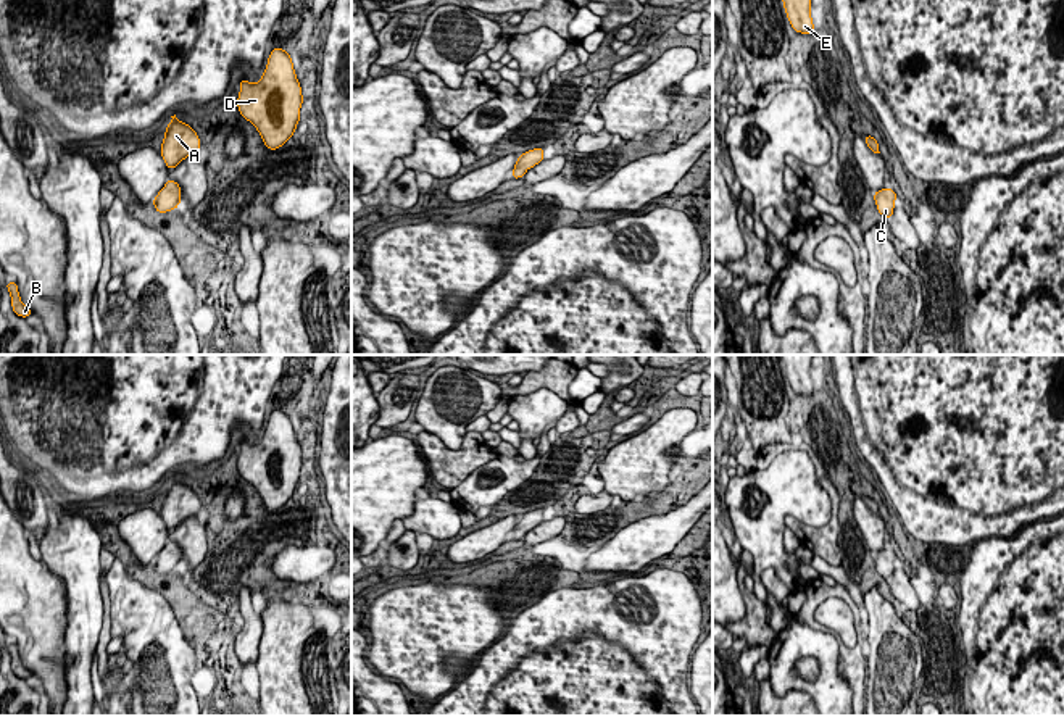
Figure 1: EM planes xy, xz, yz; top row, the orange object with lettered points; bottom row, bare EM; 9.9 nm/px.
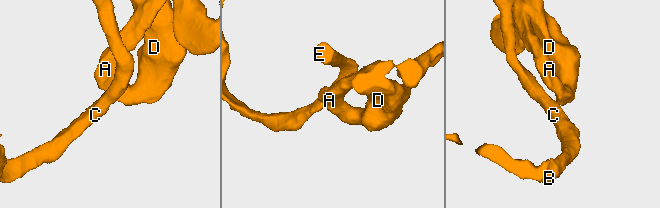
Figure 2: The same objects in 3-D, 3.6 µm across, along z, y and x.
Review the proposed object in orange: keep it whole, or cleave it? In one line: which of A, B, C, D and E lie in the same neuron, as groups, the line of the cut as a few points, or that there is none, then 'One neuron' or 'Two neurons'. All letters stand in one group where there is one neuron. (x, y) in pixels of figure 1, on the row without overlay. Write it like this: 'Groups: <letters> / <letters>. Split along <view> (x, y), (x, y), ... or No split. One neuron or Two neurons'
Groups: A B C D E. No split. One neuron

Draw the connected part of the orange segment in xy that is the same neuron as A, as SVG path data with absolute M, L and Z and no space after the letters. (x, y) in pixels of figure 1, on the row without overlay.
M171 477L171 484L164 490L164 500L161 503L161 518L169 531L174 531L182 521L190 516L198 516L200 500L197 493L185 484Z

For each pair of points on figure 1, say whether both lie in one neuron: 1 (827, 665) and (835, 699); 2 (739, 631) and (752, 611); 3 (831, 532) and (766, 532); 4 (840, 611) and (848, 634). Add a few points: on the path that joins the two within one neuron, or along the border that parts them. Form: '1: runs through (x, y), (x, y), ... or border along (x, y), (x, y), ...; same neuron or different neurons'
1: runs through (829, 673), (829, 691); same neuron
2: runs through (743, 626), (752, 616); same neuron
3: border along (784, 518), (795, 516), (813, 526), (824, 524); different neurons
4: runs through (840, 616), (845, 629); same neuron

